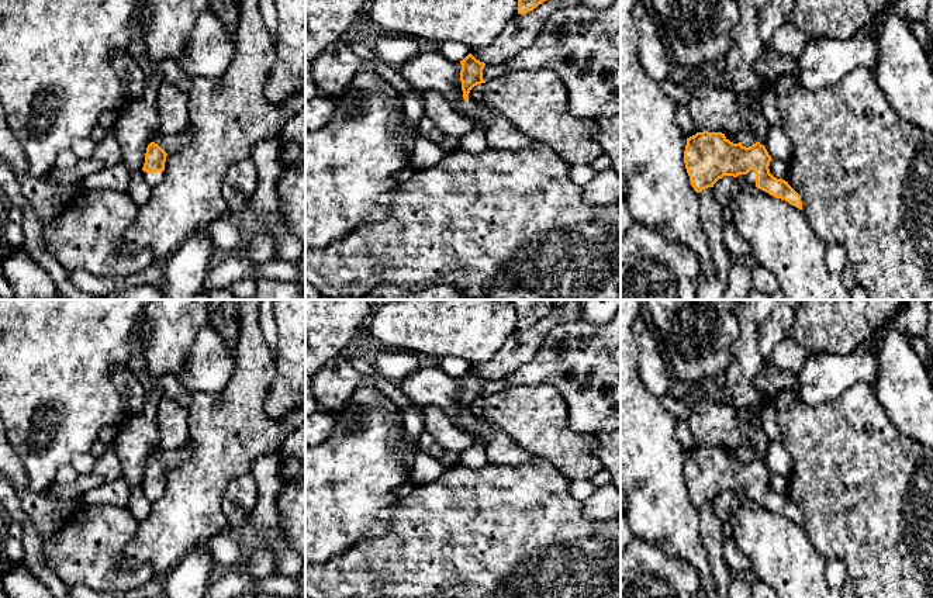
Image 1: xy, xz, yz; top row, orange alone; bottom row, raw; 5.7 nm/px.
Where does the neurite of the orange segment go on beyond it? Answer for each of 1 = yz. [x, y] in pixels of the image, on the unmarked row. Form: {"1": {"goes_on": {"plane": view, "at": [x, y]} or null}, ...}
{"1": {"goes_on": {"plane": "yz", "at": [747, 453]}}}

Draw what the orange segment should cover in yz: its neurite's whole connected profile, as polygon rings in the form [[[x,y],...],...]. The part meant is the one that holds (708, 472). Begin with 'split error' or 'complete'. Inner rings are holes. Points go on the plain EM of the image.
split error; [[[751,445],[742,450],[739,459],[730,457],[722,447],[697,447],[687,453],[684,466],[685,484],[697,508],[713,502],[723,491],[746,490],[751,501],[802,525],[802,512],[788,497],[770,488],[771,476]]]

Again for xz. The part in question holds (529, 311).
complete; [[[514,300],[518,314],[518,329],[532,326],[553,310],[553,300]]]

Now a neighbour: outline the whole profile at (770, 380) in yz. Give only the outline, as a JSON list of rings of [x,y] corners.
[[[763,366],[757,377],[753,380],[753,384],[760,393],[768,394],[771,397],[775,397],[781,390],[796,390],[799,387],[795,374],[773,366]]]

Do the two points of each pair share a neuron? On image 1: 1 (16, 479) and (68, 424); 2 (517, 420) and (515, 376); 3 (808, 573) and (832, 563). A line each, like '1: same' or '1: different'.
1: different
2: different
3: different

